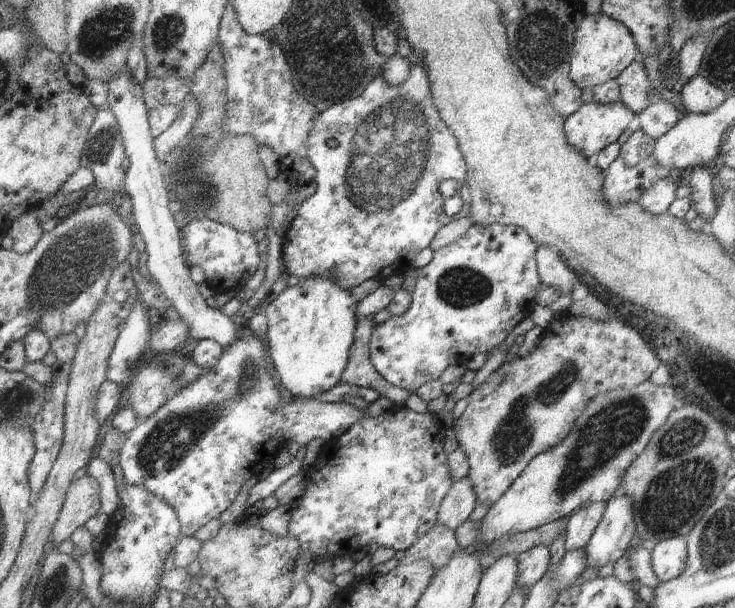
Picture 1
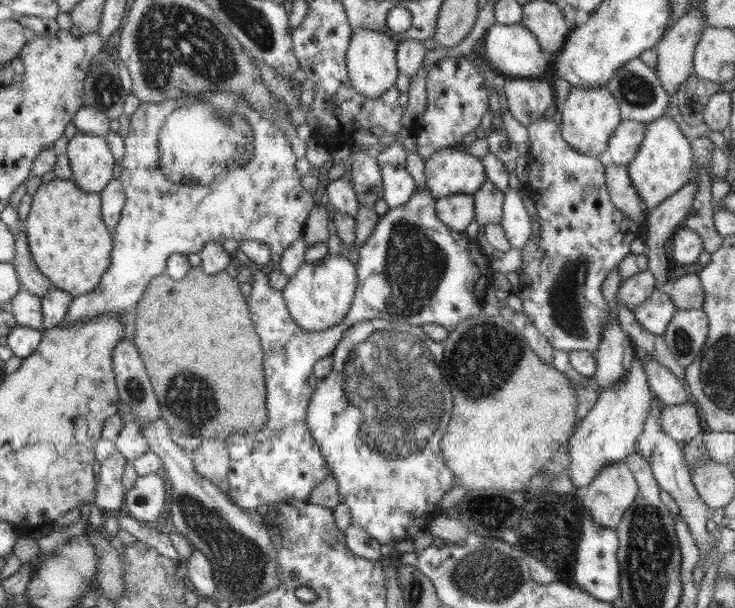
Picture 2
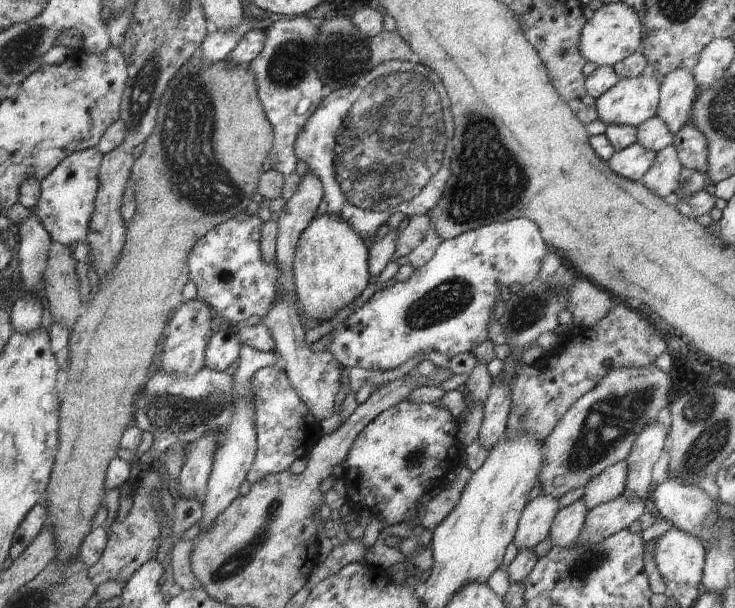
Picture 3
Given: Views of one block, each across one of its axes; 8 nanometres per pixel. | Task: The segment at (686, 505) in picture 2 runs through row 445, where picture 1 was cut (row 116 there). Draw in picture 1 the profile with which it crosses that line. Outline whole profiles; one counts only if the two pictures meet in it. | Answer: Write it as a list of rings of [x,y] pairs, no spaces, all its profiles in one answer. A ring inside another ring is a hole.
[[[655,99],[648,108],[638,115],[641,130],[654,140],[661,138],[680,120],[676,108],[669,101],[662,99]]]

